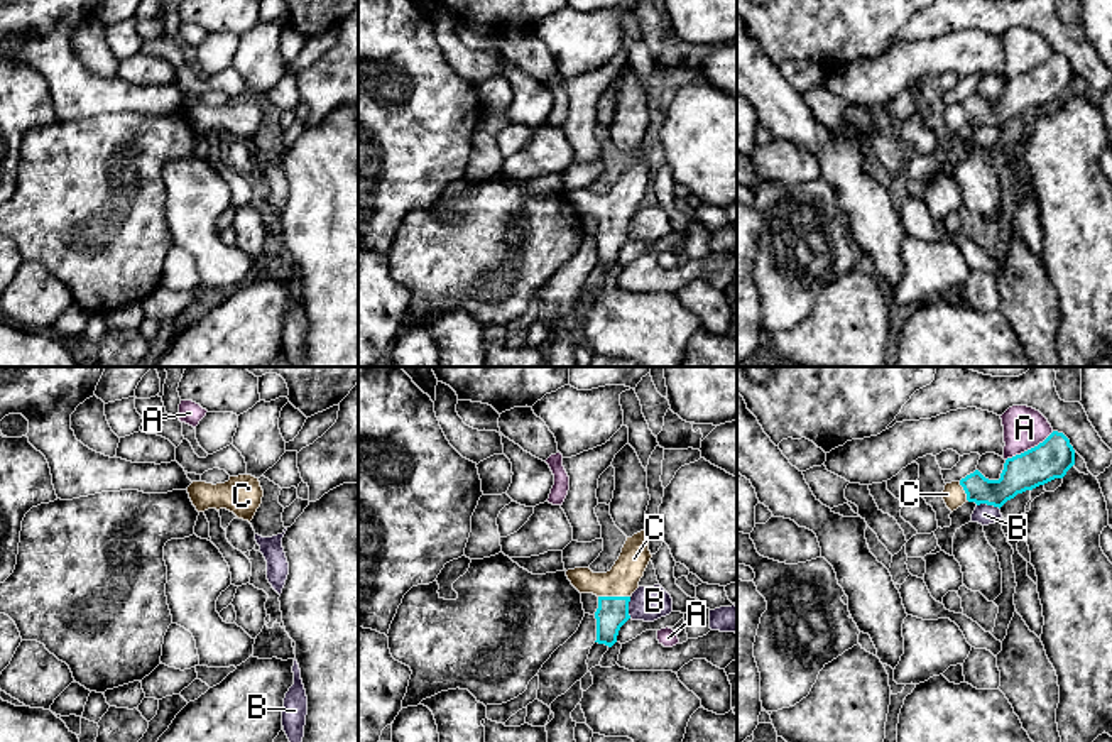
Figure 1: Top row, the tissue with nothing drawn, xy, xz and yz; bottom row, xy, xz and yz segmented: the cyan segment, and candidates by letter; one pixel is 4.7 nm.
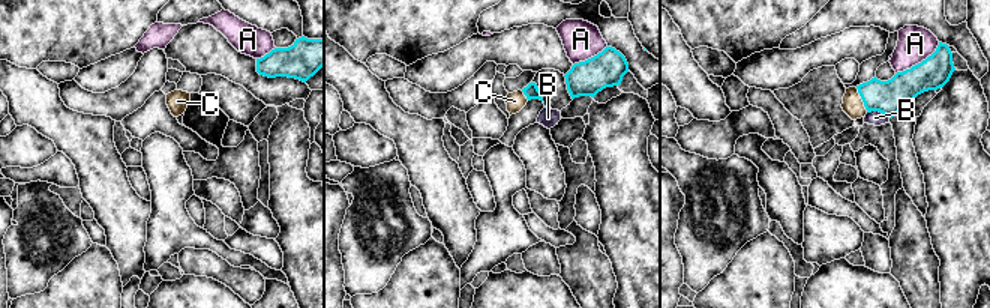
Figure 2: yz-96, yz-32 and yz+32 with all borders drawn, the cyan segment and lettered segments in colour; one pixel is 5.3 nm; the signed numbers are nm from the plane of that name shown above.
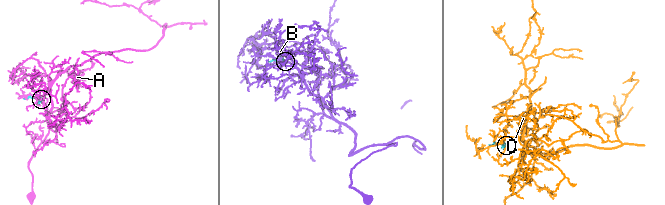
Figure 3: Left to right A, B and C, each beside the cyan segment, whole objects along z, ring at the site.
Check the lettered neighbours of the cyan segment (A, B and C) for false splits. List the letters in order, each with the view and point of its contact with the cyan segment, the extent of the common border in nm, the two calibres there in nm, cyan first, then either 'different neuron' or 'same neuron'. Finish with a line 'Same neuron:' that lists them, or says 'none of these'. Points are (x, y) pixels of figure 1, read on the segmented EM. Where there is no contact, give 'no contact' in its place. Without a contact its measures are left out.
A: yz (1031, 448) | 280 nm | 190/200 nm | different neuron
B: yz (989, 504) | 110 nm | 180/100 nm | different neuron
C: xz (614, 597) | 150 nm | 150/160 nm | same neuron
Same neuron: C

